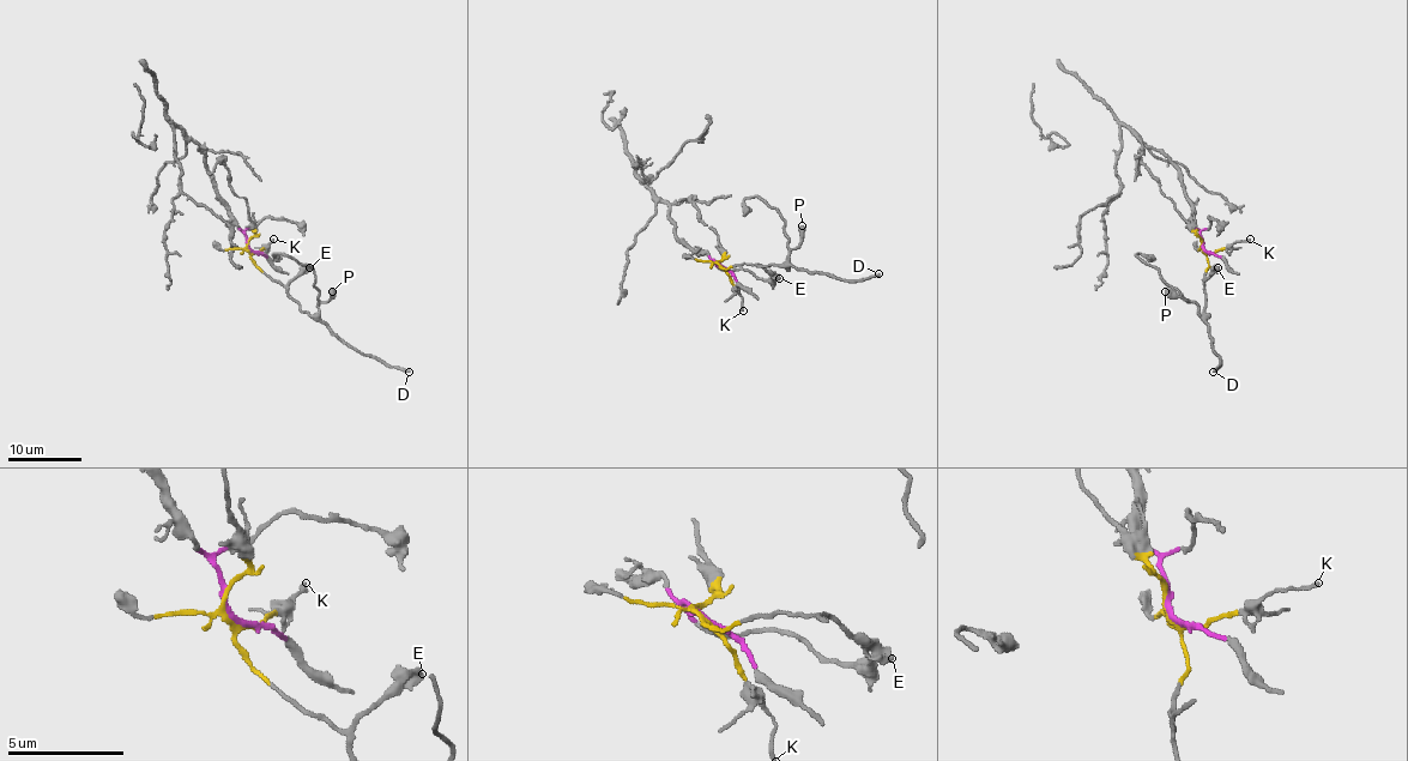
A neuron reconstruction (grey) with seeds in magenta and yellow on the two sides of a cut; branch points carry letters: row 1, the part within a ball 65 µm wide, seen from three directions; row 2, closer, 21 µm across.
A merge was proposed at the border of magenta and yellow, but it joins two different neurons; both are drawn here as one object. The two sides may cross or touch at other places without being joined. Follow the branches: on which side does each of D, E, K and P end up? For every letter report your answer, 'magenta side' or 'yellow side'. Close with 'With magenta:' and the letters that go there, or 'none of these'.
D: yellow side
E: yellow side
K: yellow side
P: yellow side
With magenta: none of these

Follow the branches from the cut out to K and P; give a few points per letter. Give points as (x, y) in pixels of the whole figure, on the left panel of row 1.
K: (249, 251), (259, 253), (273, 240)
P: (249, 251), (255, 264), (310, 315), (318, 315), (318, 303), (328, 300), (332, 291)

